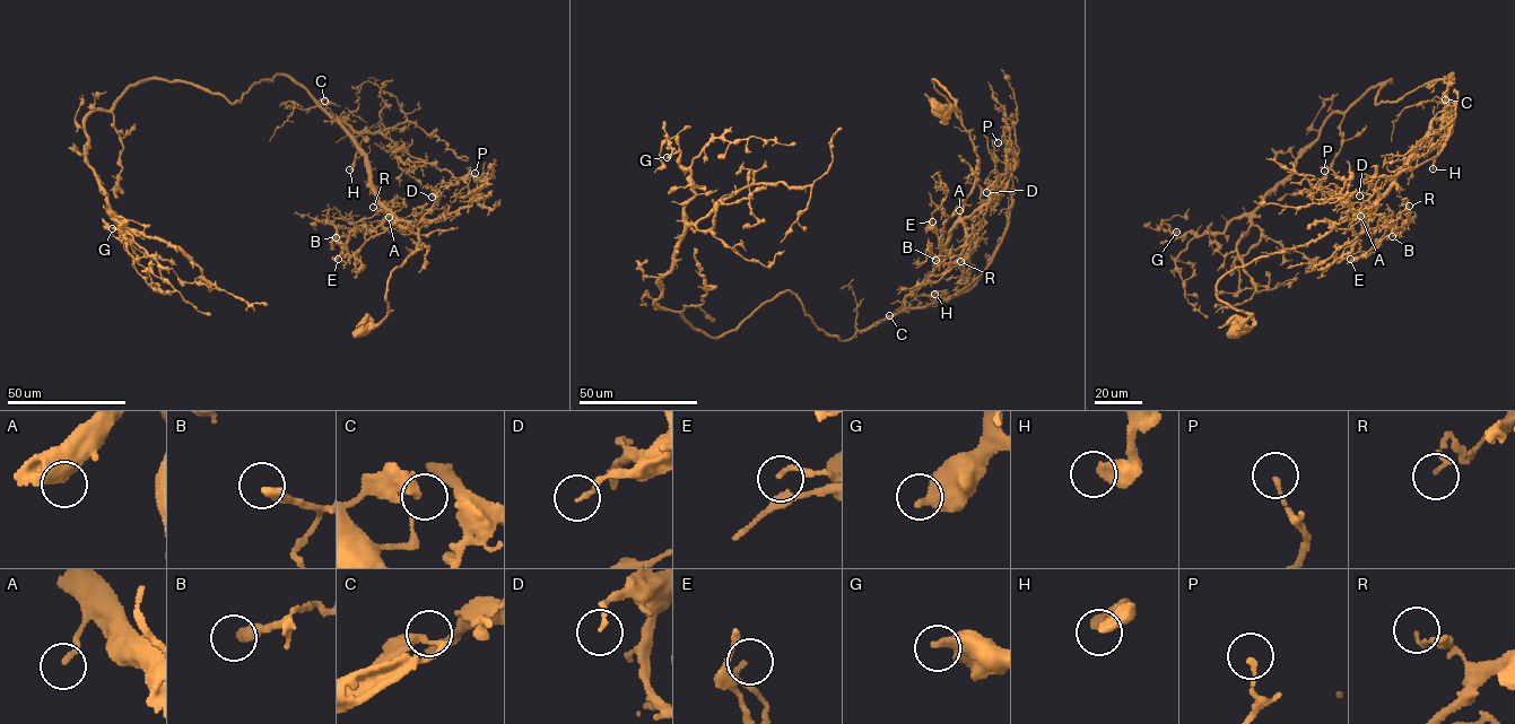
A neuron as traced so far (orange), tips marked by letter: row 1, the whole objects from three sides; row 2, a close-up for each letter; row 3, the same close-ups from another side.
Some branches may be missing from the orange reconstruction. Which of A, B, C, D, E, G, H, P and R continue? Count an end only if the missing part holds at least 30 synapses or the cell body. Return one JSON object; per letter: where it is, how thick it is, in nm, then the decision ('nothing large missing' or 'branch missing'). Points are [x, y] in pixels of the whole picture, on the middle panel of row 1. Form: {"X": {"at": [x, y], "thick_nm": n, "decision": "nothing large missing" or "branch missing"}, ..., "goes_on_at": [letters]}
{"A": {"at": [959, 210], "thick_nm": 170, "decision": "nothing large missing"}, "B": {"at": [936, 260], "thick_nm": 360, "decision": "nothing large missing"}, "C": {"at": [889, 315], "thick_nm": 360, "decision": "nothing large missing"}, "D": {"at": [986, 192], "thick_nm": 120, "decision": "nothing large missing"}, "E": {"at": [932, 221], "thick_nm": 140, "decision": "nothing large missing"}, "G": {"at": [667, 157], "thick_nm": 440, "decision": "nothing large missing"}, "H": {"at": [934, 294], "thick_nm": 420, "decision": "nothing large missing"}, "P": {"at": [998, 142], "thick_nm": 120, "decision": "nothing large missing"}, "R": {"at": [960, 261], "thick_nm": 110, "decision": "nothing large missing"}, "goes_on_at": []}

